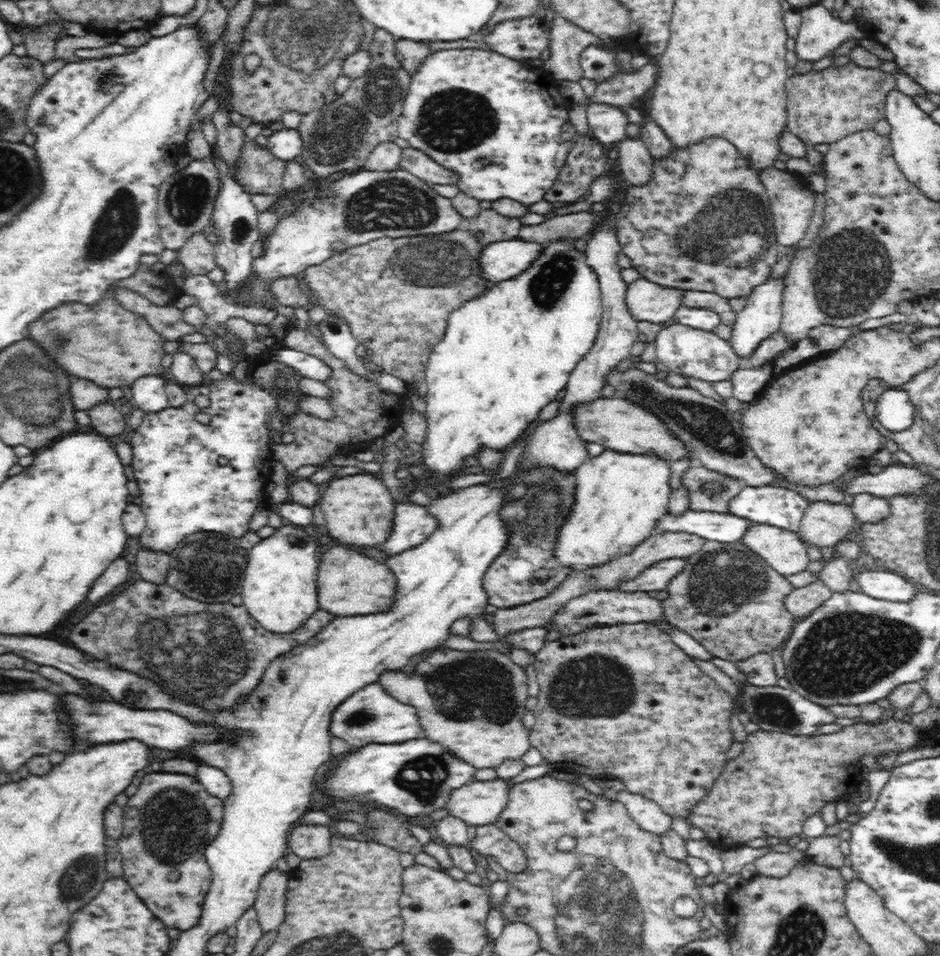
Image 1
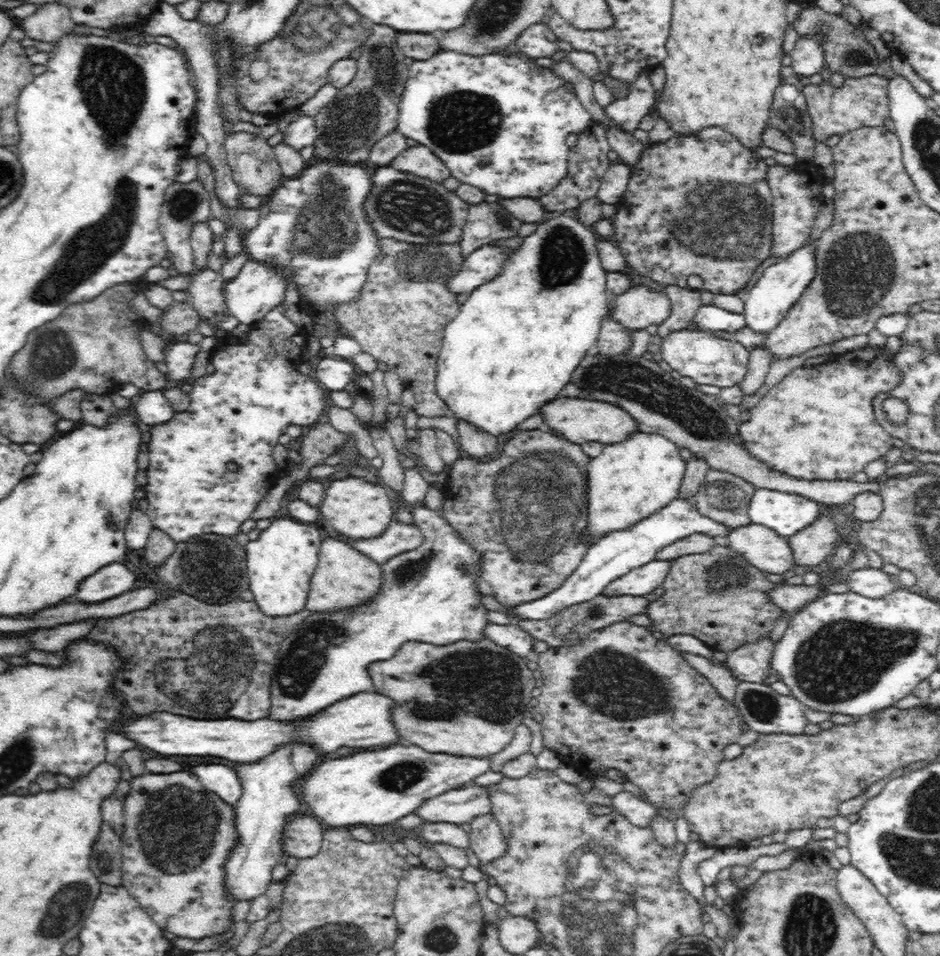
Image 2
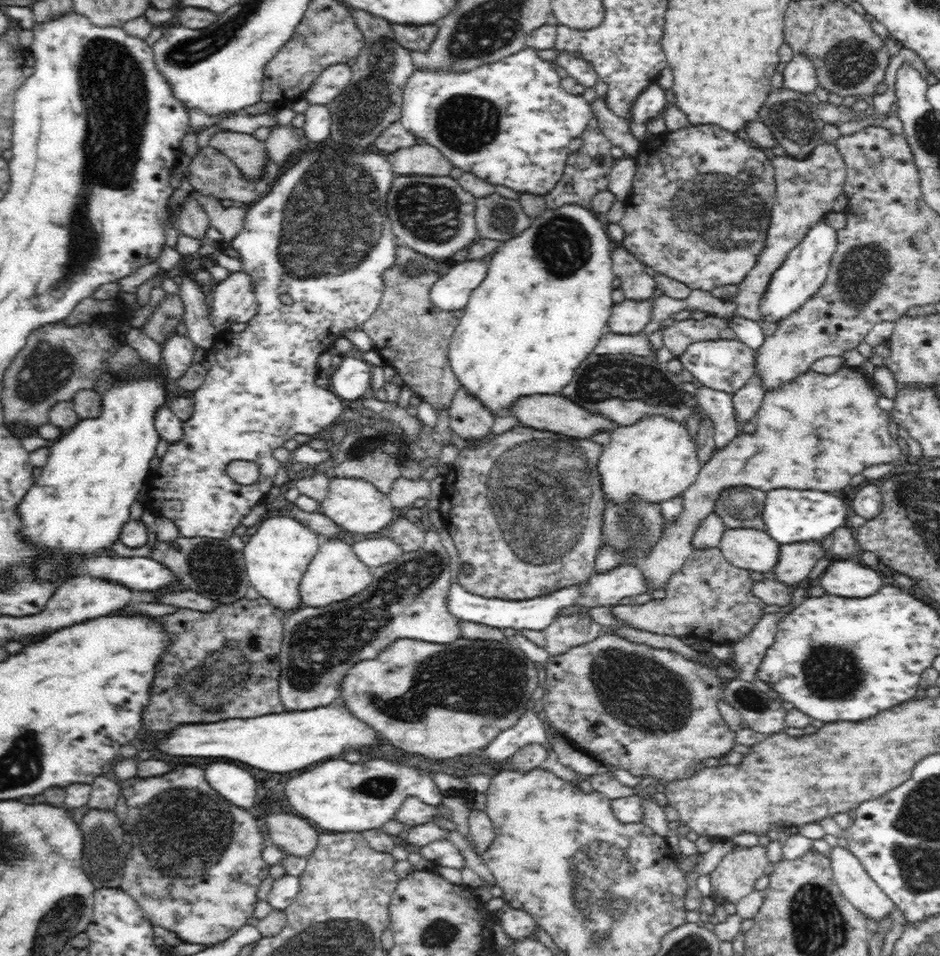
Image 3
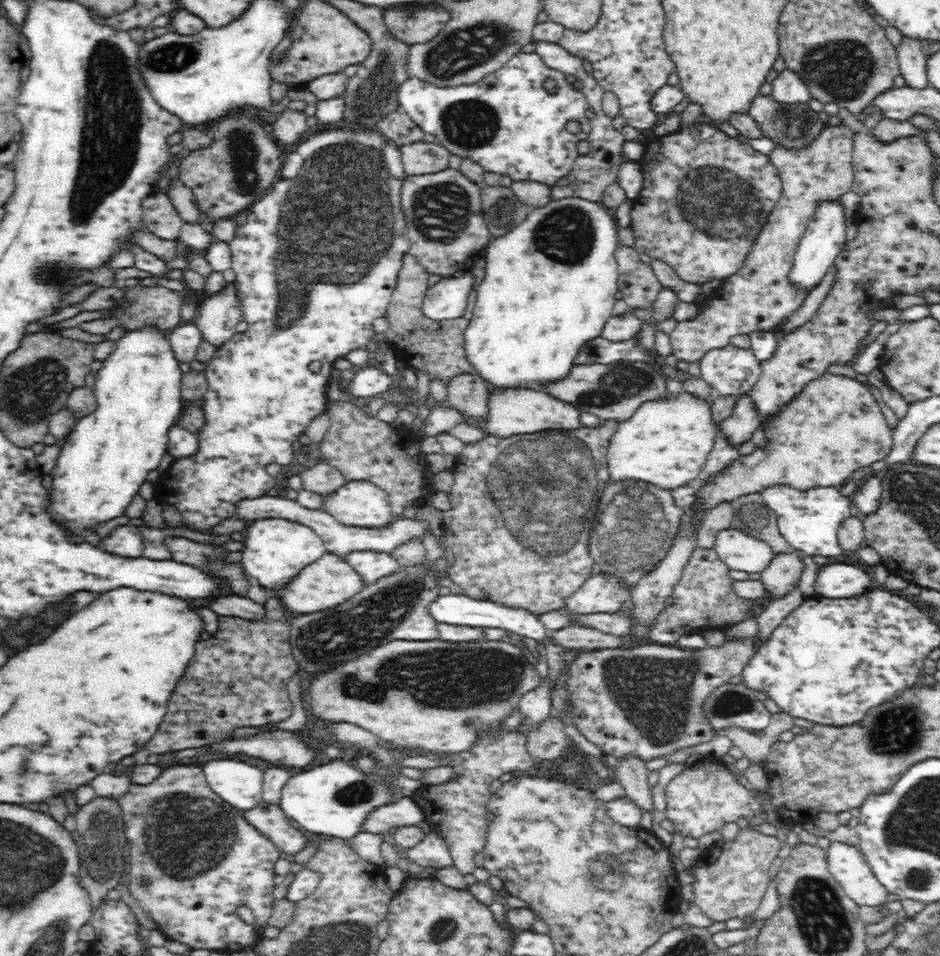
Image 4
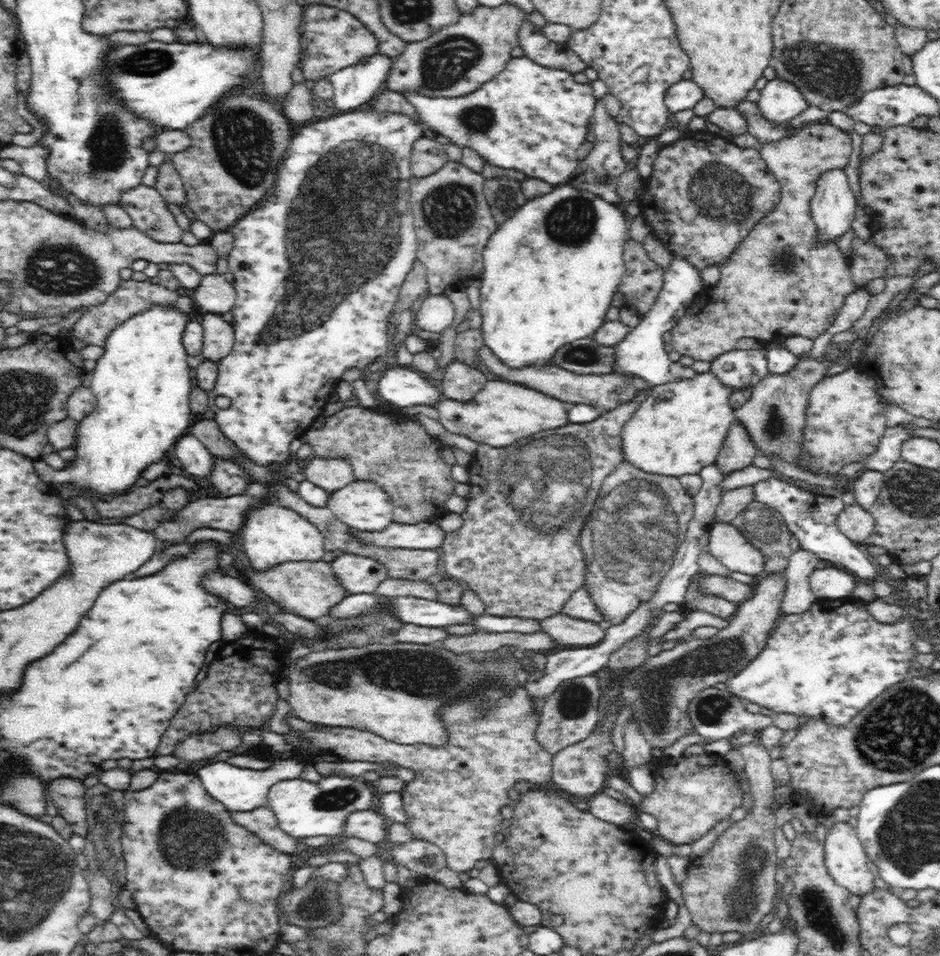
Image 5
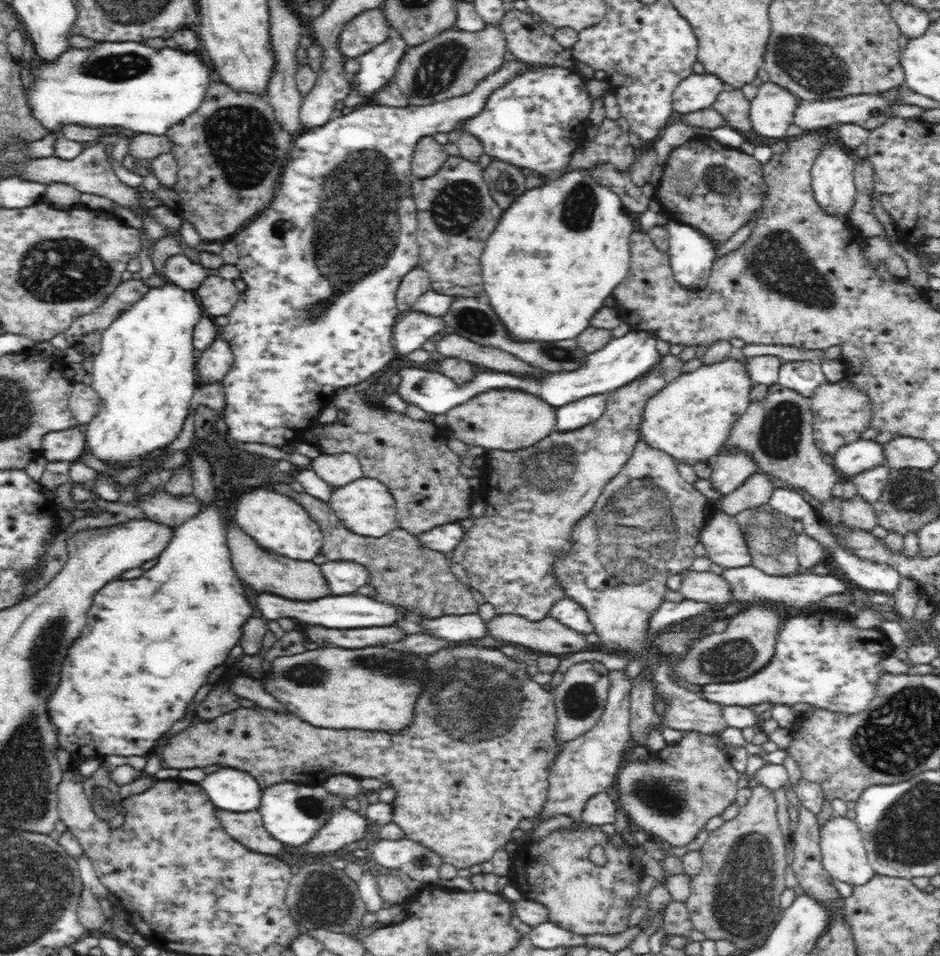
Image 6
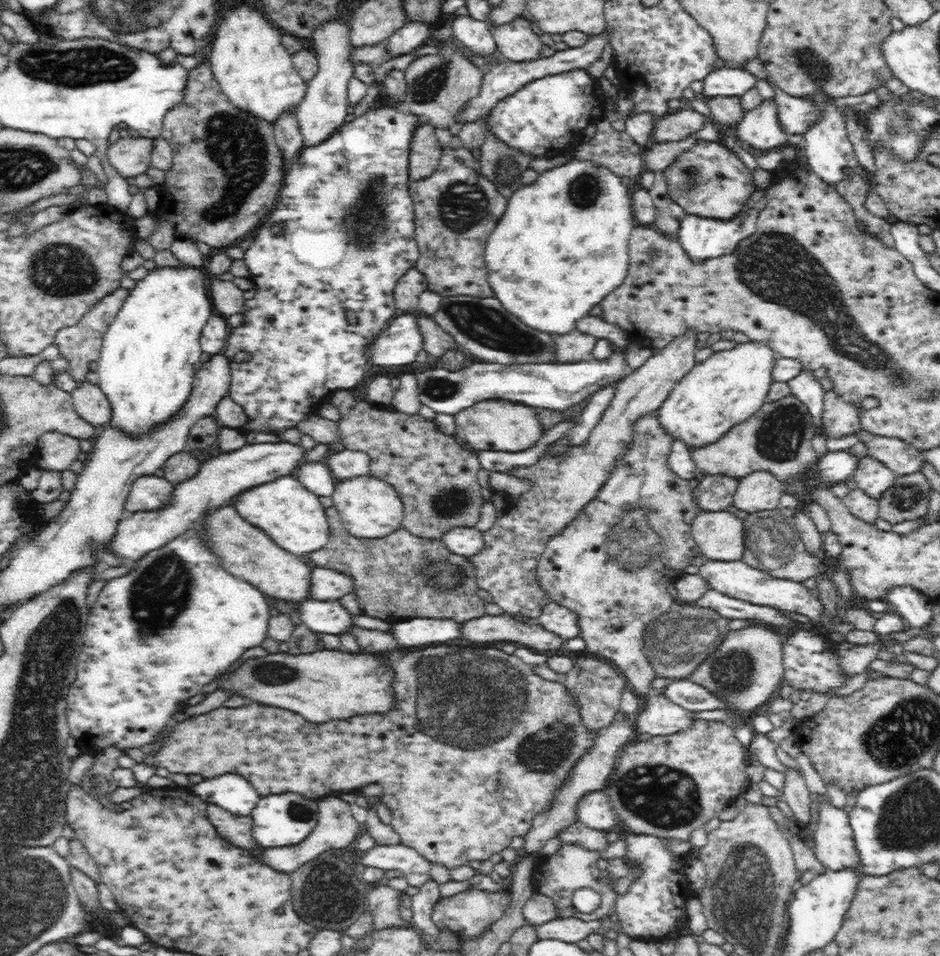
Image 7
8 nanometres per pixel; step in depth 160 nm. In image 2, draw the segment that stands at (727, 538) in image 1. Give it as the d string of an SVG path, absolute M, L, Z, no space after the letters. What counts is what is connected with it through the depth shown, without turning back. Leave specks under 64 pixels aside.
M674 499L651 517L641 520L628 530L611 532L603 536L597 543L591 545L578 568L564 581L562 586L535 601L511 607L511 611L519 614L521 618L530 620L550 618L556 612L560 612L564 608L568 608L568 606L592 600L596 595L603 594L603 590L613 580L628 574L632 569L653 561L656 552L664 548L664 546L668 546L668 544L672 544L691 534L705 534L712 538L716 538L716 536L726 538L730 531L731 528L729 526L700 514L692 500Z

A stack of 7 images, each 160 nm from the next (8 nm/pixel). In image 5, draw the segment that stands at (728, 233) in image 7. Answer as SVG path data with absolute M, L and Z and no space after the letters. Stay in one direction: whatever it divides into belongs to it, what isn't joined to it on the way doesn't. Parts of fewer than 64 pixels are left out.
M674 255L669 267L665 270L664 282L655 305L642 316L642 321L626 335L626 338L615 345L615 370L620 374L635 374L652 386L670 382L670 364L668 353L664 348L664 332L671 328L684 316L692 301L704 287L700 279L700 271L690 265L682 255Z

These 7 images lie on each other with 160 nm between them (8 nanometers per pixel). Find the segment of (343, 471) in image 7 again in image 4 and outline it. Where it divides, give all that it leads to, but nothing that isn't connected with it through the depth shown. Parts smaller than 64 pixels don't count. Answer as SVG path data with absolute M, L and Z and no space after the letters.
M321 462L299 474L300 488L326 496L344 486L347 480L335 466Z

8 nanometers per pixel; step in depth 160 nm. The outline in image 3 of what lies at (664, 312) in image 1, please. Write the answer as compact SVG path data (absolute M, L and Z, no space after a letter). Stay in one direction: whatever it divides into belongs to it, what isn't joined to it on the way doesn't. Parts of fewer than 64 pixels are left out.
M651 300L629 301L614 304L607 325L612 333L633 335L640 333L653 319L654 305Z

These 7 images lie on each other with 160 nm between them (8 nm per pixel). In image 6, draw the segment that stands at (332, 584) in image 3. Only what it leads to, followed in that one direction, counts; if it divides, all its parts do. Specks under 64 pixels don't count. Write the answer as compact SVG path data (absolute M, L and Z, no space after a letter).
M228 526L227 545L230 546L231 563L240 580L258 592L270 594L291 601L313 601L332 595L320 565L313 561L297 561L272 551L266 551L258 542L250 538L239 526Z

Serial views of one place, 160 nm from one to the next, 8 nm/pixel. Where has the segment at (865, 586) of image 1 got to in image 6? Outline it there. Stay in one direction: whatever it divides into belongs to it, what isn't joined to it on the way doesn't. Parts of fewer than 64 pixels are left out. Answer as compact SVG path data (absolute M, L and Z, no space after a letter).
M753 564L735 569L726 569L721 576L729 582L735 601L757 602L773 601L777 604L790 606L794 610L800 609L800 614L809 614L826 596L846 592L846 584L832 573L817 574L814 572L798 572L791 576L769 575L756 568Z

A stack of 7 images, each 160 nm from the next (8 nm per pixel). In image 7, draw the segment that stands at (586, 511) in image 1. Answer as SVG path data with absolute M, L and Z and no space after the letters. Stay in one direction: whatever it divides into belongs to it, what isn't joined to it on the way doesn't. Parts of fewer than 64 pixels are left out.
M749 341L738 343L731 350L716 351L703 362L696 363L657 408L663 429L674 442L681 442L690 450L718 442L734 425L747 421L765 403L764 398L774 380L774 364L777 357L775 351L767 344Z

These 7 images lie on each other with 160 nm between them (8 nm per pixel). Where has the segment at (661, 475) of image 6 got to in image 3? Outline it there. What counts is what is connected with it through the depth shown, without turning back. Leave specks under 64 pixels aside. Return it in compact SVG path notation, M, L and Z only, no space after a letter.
M636 499L621 504L607 502L603 510L603 544L612 545L612 548L628 562L628 566L640 567L644 559L652 554L656 543L660 542L665 521L659 503L647 503Z

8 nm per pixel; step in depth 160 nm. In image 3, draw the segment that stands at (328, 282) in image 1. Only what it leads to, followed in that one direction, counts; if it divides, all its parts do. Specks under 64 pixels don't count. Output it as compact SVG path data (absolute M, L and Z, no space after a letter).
M396 246L395 262L392 268L387 269L382 276L384 279L382 302L371 318L360 325L360 330L366 332L371 338L372 350L380 353L380 357L385 360L386 364L393 367L395 372L403 377L403 384L412 388L414 394L419 395L424 402L428 402L438 414L444 410L448 412L452 399L460 388L460 383L447 357L451 331L458 326L458 313L438 308L430 299L432 285L439 279L436 270L437 263L429 257L422 256L406 246Z

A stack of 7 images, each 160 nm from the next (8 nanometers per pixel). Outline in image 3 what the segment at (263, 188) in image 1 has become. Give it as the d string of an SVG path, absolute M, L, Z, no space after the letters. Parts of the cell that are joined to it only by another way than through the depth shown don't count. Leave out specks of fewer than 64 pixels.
M219 131L211 138L208 146L232 159L232 163L248 179L261 176L268 159L265 142L252 134Z

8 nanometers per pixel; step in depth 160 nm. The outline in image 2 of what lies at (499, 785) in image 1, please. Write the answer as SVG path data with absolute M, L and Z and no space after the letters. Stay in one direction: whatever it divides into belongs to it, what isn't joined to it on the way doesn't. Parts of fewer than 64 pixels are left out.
M466 785L443 792L419 806L415 813L425 822L472 823L476 818L491 813L488 787Z

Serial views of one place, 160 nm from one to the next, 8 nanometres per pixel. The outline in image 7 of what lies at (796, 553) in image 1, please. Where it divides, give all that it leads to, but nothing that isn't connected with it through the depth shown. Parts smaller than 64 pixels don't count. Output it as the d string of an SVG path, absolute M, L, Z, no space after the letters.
M702 511L691 524L691 533L702 557L710 561L742 560L744 525L736 513Z

